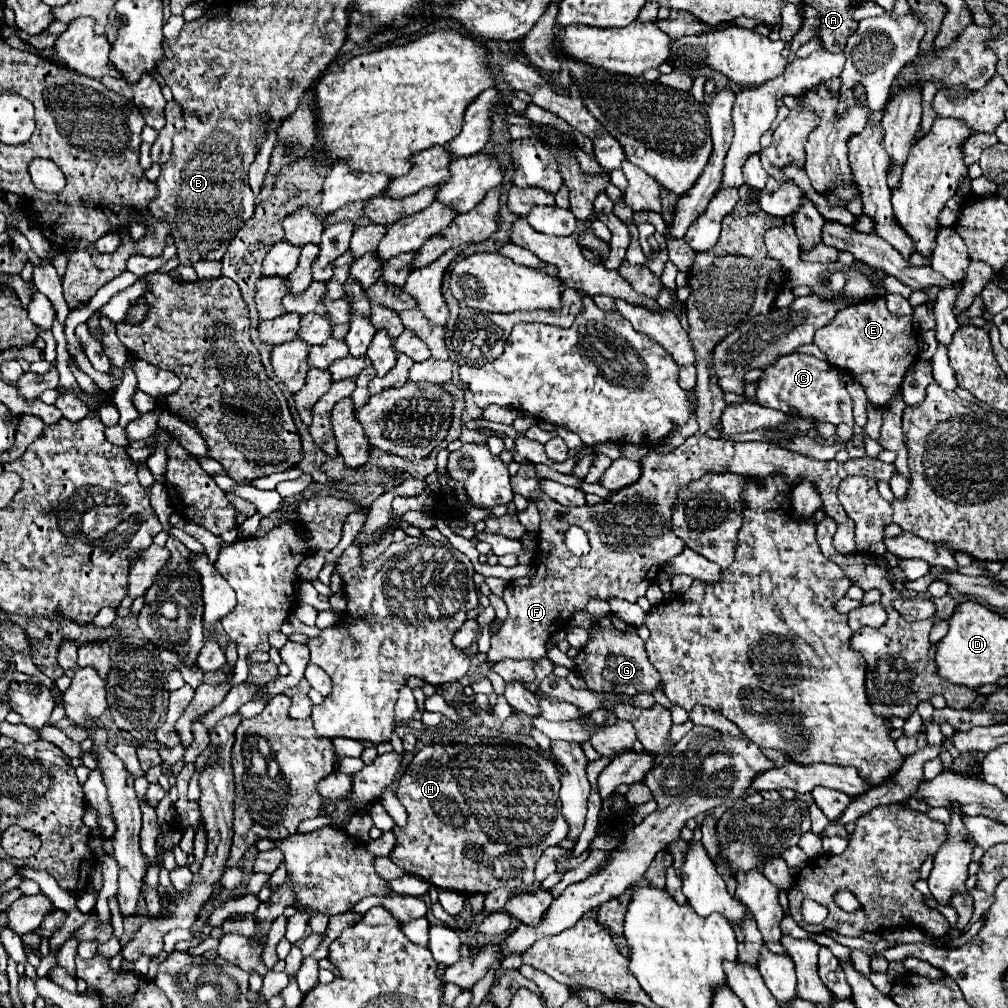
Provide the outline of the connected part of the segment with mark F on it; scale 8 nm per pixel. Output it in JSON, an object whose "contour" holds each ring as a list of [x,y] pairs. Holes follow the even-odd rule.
{"contour":[[[694,434],[690,438],[686,438],[684,444],[680,444],[678,448],[674,448],[672,452],[664,454],[664,452],[656,452],[650,450],[642,460],[642,474],[640,480],[636,480],[632,486],[624,486],[618,492],[612,492],[610,498],[606,498],[602,504],[584,504],[584,506],[560,506],[558,502],[546,498],[546,494],[540,490],[541,478],[537,475],[535,466],[532,464],[522,465],[518,474],[510,478],[512,489],[514,492],[524,496],[526,499],[530,497],[538,502],[538,510],[542,516],[540,522],[540,536],[538,536],[538,550],[536,550],[536,574],[530,578],[528,586],[506,586],[502,598],[508,606],[508,620],[502,624],[500,632],[496,636],[492,636],[492,648],[488,652],[488,660],[492,662],[500,662],[504,658],[512,658],[512,660],[540,660],[546,656],[546,642],[550,638],[550,634],[558,632],[564,628],[564,624],[568,624],[566,620],[572,616],[572,612],[582,610],[586,606],[586,602],[596,596],[596,598],[610,598],[610,596],[618,596],[624,598],[628,602],[636,602],[640,596],[646,594],[648,586],[654,582],[656,574],[662,570],[664,562],[670,562],[670,558],[678,556],[684,550],[684,542],[680,542],[680,538],[676,538],[676,534],[672,534],[672,510],[678,498],[678,490],[688,486],[688,482],[702,478],[708,472],[734,472],[734,474],[742,474],[742,476],[754,476],[754,478],[766,478],[766,476],[784,476],[788,486],[794,486],[796,482],[804,482],[810,480],[820,498],[822,498],[822,506],[826,516],[834,518],[838,530],[834,534],[834,548],[840,554],[852,554],[856,544],[854,544],[854,526],[852,526],[852,518],[848,518],[848,514],[844,514],[844,508],[840,506],[838,500],[838,486],[844,478],[860,474],[866,478],[872,478],[874,482],[890,482],[896,468],[894,464],[884,464],[880,460],[872,460],[872,458],[858,458],[858,460],[848,460],[844,464],[830,460],[830,462],[820,462],[802,454],[794,454],[790,450],[778,448],[776,444],[770,442],[732,442],[732,440],[712,440],[704,434]],[[568,526],[580,526],[588,540],[590,540],[590,554],[576,558],[570,556],[568,548],[564,546],[564,530],[568,530]]]}

